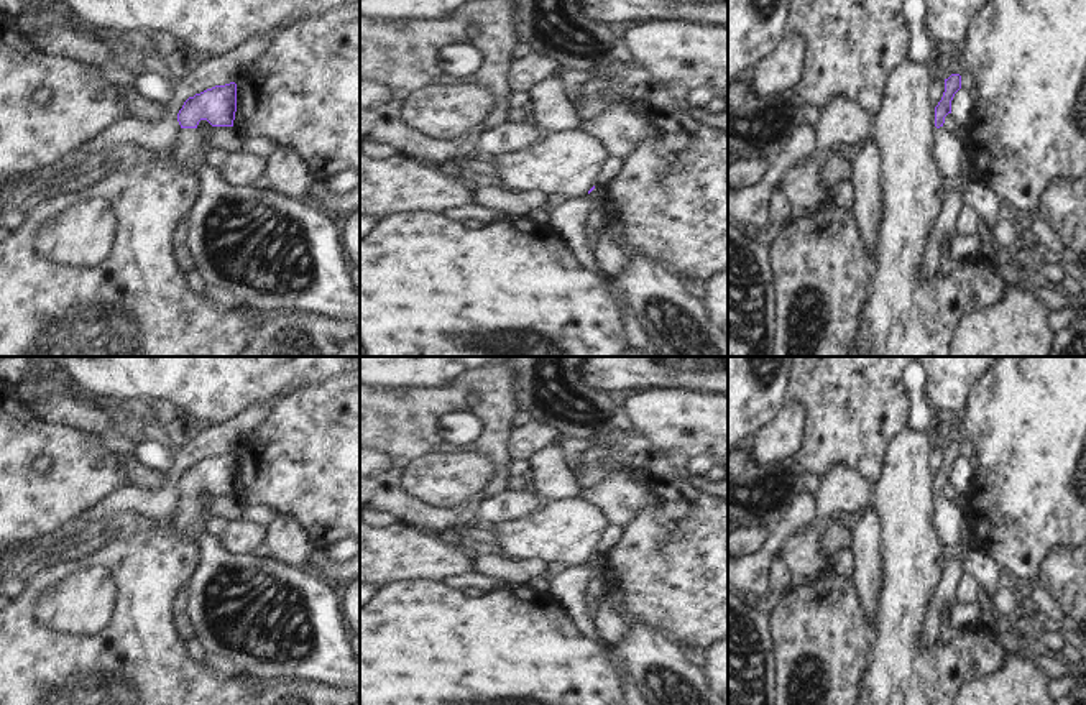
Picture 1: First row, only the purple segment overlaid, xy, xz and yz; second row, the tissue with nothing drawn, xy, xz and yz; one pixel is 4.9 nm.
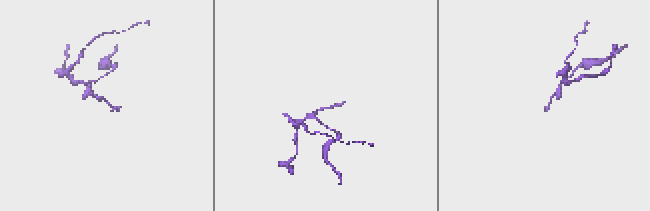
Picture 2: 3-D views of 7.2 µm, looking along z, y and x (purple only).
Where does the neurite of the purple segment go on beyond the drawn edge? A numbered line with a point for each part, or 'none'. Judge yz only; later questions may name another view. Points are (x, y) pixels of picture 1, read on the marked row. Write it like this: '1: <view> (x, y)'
1: yz (948, 147)

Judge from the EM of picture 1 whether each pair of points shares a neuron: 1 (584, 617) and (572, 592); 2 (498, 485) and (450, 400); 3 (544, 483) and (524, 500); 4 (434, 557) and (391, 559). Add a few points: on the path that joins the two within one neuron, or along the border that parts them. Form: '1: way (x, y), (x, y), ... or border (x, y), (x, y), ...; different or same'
1: way (577, 610), (574, 599); same
2: way (500, 459), (493, 449), (493, 423), (477, 406); same
3: border (528, 487), (547, 502); different
4: way (424, 557), (401, 557); same

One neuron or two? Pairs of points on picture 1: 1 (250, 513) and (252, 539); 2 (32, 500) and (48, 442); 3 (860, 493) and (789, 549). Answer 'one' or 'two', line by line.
1: two
2: one
3: one

